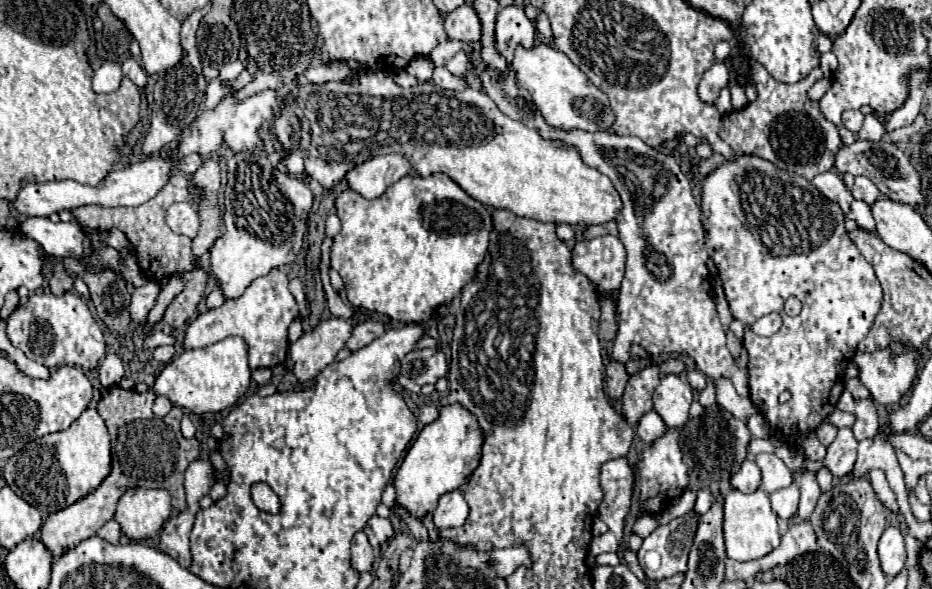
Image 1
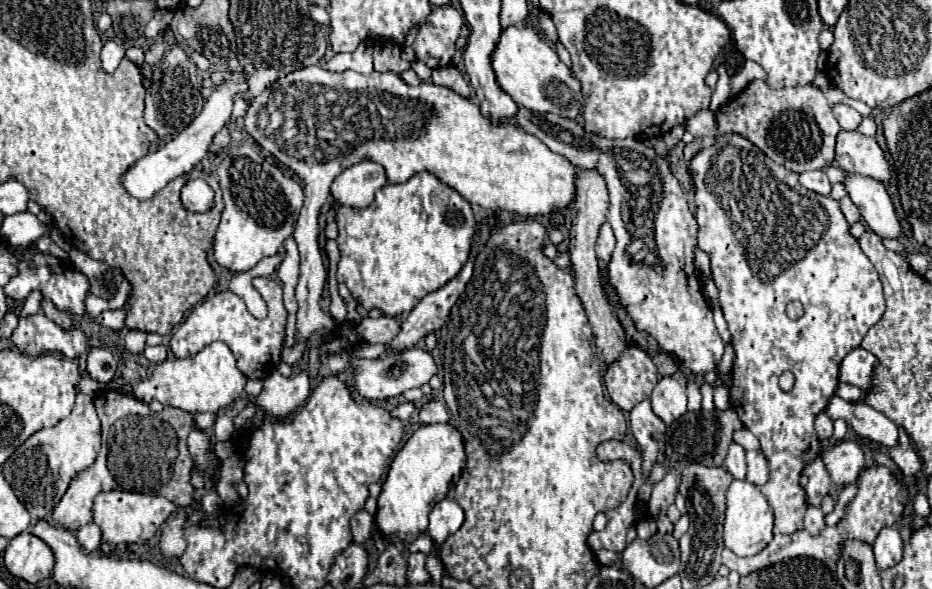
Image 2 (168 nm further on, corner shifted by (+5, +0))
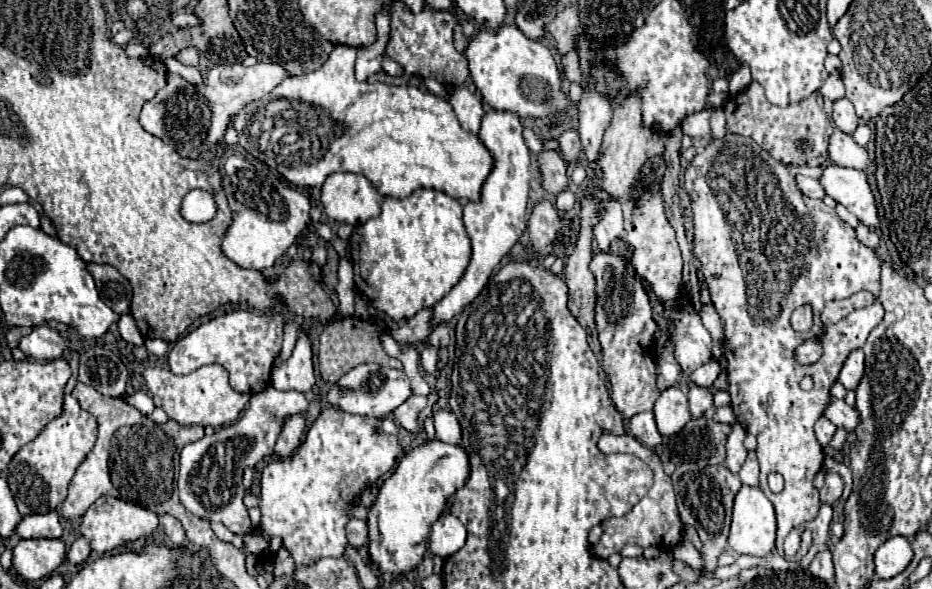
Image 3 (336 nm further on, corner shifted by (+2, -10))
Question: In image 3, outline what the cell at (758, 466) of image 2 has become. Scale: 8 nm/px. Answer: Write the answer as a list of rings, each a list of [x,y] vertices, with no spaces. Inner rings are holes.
[[[748,452],[748,458],[746,458],[746,462],[742,464],[738,476],[740,476],[740,480],[742,480],[744,484],[756,486],[756,484],[758,484],[758,474],[760,474],[760,470],[758,470],[756,454],[754,454],[754,452]]]

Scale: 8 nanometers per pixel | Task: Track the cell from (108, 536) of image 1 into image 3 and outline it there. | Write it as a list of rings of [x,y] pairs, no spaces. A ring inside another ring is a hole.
[[[76,538],[74,540],[74,544],[70,546],[70,550],[68,550],[68,554],[66,554],[66,560],[70,562],[70,564],[84,564],[88,558],[90,558],[90,544],[86,542],[86,538]]]

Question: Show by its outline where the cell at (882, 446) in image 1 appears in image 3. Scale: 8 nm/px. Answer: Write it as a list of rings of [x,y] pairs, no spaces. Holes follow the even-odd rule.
[[[826,474],[826,484],[820,488],[820,502],[834,504],[842,496],[842,478],[838,474]]]

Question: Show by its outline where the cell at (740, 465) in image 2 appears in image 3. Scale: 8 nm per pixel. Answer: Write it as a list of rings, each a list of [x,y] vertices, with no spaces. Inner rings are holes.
[[[734,422],[732,430],[728,434],[728,442],[726,442],[726,468],[730,472],[738,472],[742,462],[746,460],[746,448],[744,448],[744,438],[746,438],[746,430]]]

